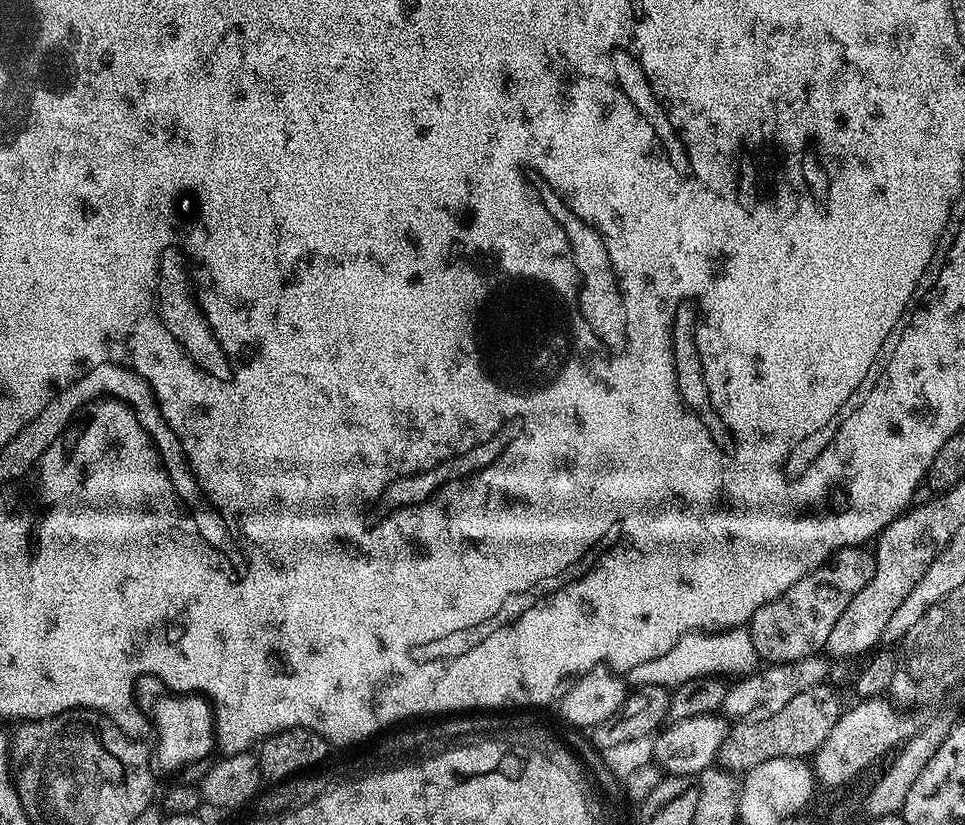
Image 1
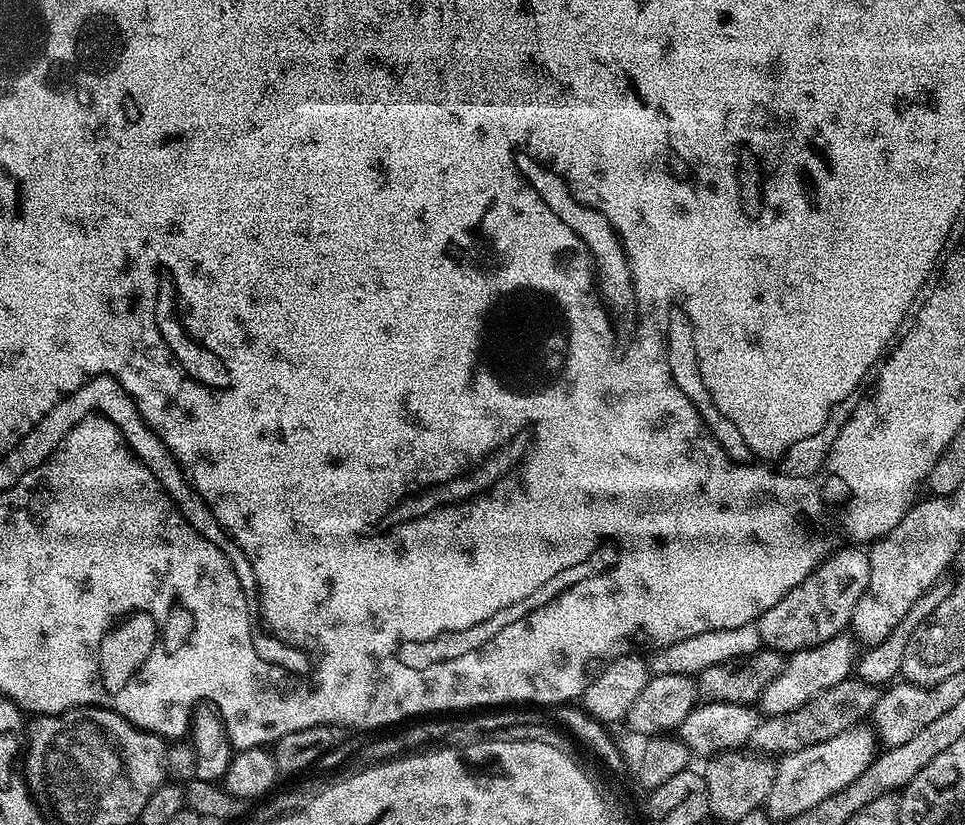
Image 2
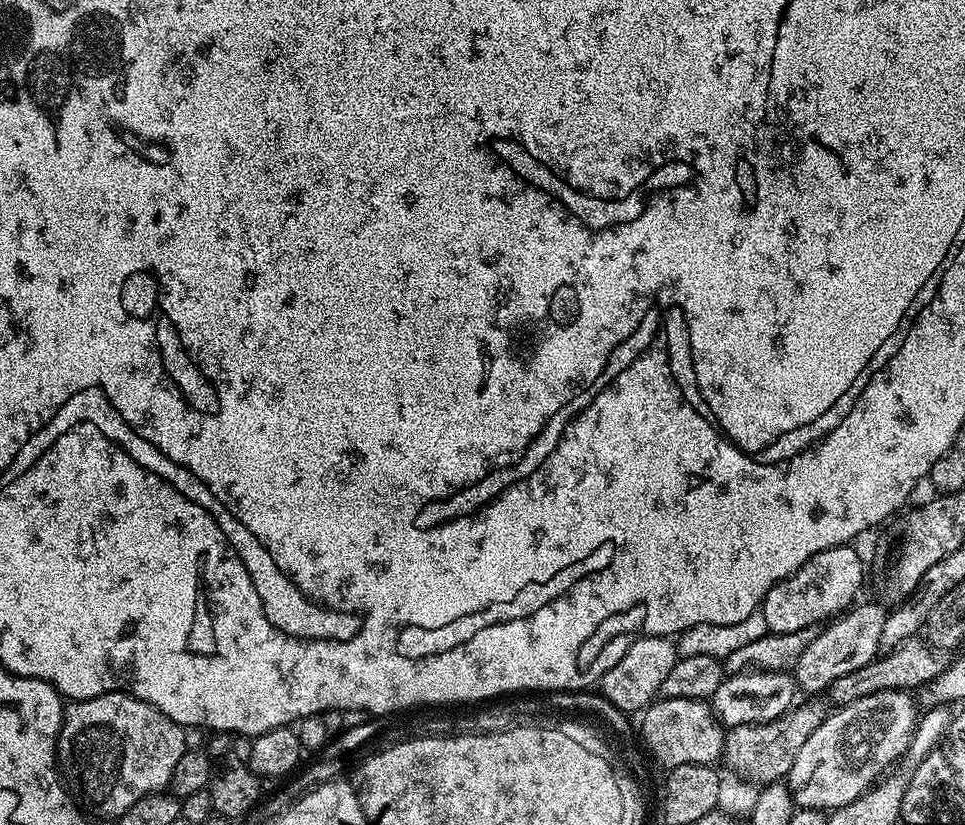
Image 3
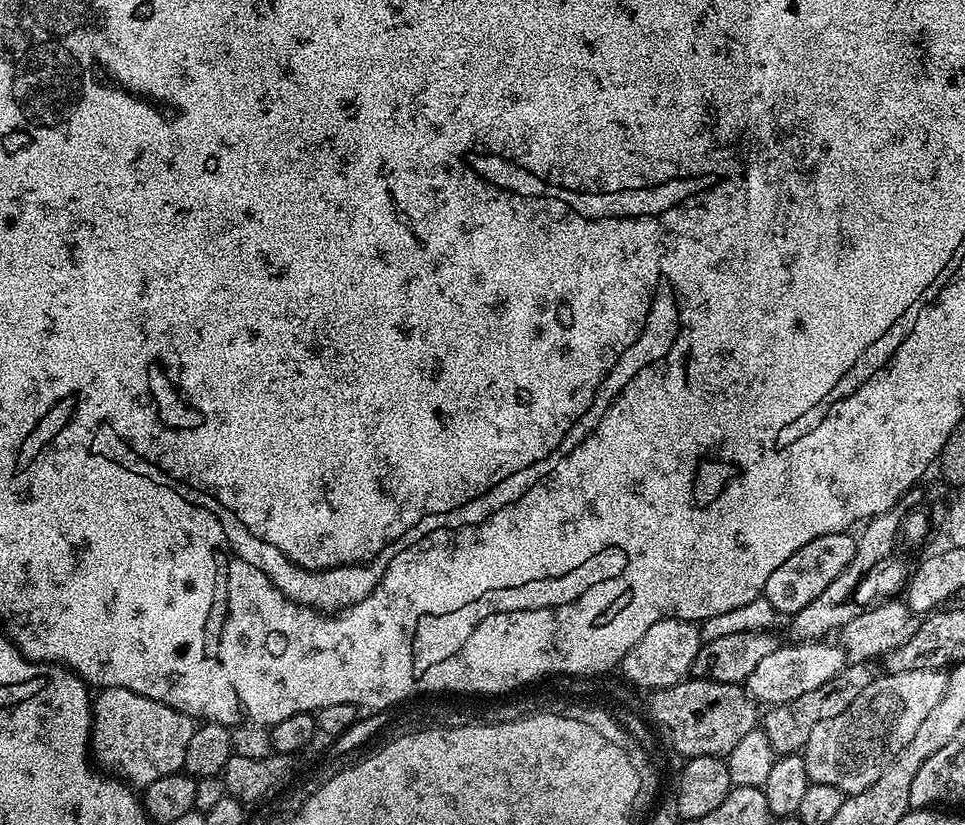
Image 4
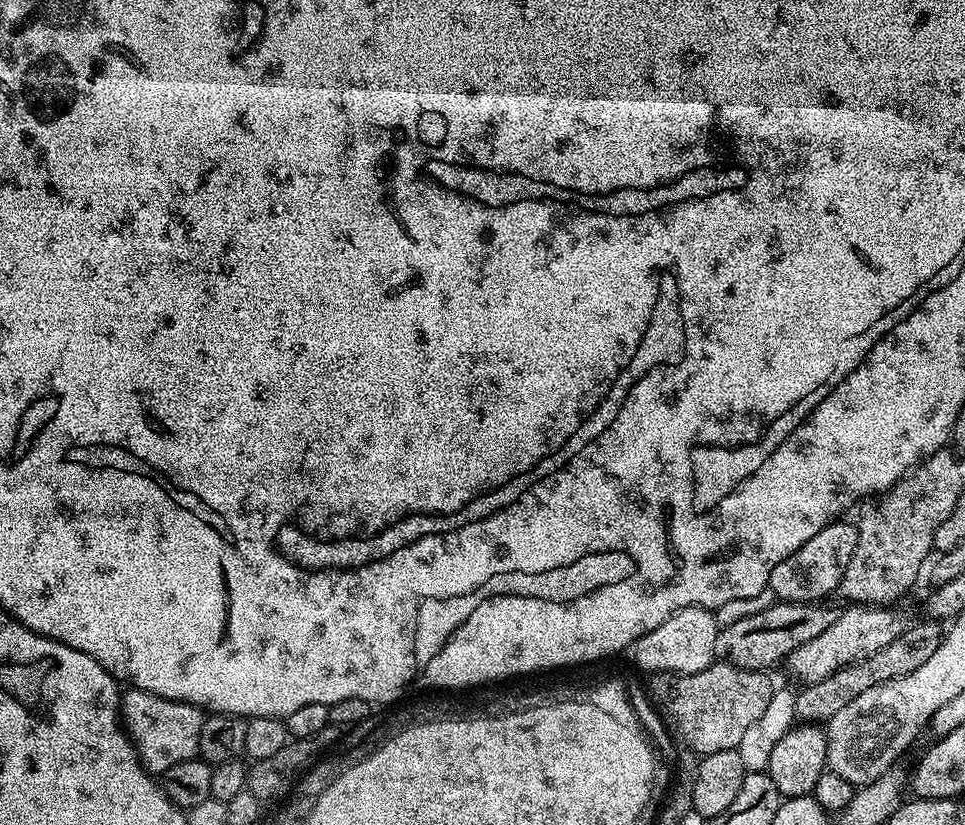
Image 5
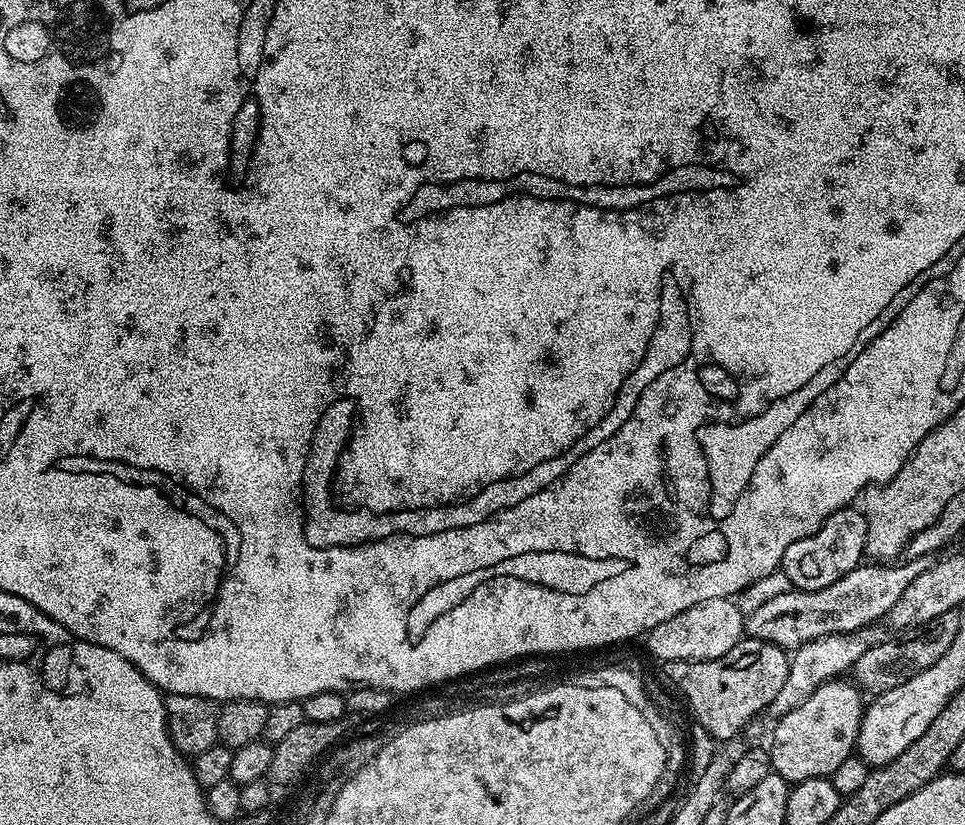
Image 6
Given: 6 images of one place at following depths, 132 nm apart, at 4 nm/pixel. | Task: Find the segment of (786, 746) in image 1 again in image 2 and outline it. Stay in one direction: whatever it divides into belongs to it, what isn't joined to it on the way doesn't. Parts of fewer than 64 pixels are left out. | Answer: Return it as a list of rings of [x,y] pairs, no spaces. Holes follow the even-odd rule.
[[[859,678],[838,682],[838,686],[830,686],[830,690],[818,694],[798,710],[790,710],[777,716],[765,715],[754,730],[751,747],[761,754],[787,754],[802,750],[806,746],[814,746],[818,742],[826,742],[826,738],[834,738],[842,734],[842,730],[867,721],[880,694],[881,689],[877,685],[867,684]]]

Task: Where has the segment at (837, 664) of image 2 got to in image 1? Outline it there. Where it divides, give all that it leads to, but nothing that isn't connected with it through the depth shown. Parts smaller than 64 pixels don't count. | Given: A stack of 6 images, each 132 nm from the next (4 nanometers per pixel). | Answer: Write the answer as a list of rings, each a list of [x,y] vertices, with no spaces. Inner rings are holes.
[[[817,654],[802,658],[798,662],[764,666],[753,672],[751,676],[739,677],[733,683],[736,685],[731,685],[727,689],[722,705],[723,715],[732,722],[746,720],[762,722],[762,718],[771,718],[772,715],[778,714],[778,710],[782,710],[782,706],[787,706],[802,690],[825,683],[829,679],[827,662],[829,663],[823,655]]]

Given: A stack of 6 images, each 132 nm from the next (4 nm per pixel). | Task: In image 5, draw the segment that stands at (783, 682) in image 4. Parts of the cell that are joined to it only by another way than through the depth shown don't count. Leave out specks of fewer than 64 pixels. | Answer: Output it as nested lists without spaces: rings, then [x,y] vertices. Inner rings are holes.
[[[852,604],[843,613],[837,615],[836,621],[818,638],[798,646],[788,656],[786,667],[794,679],[801,685],[822,682],[822,678],[830,678],[838,670],[850,666],[854,662],[862,662],[862,658],[870,658],[882,646],[890,646],[898,637],[907,631],[905,618],[892,606],[869,606],[867,604]]]

